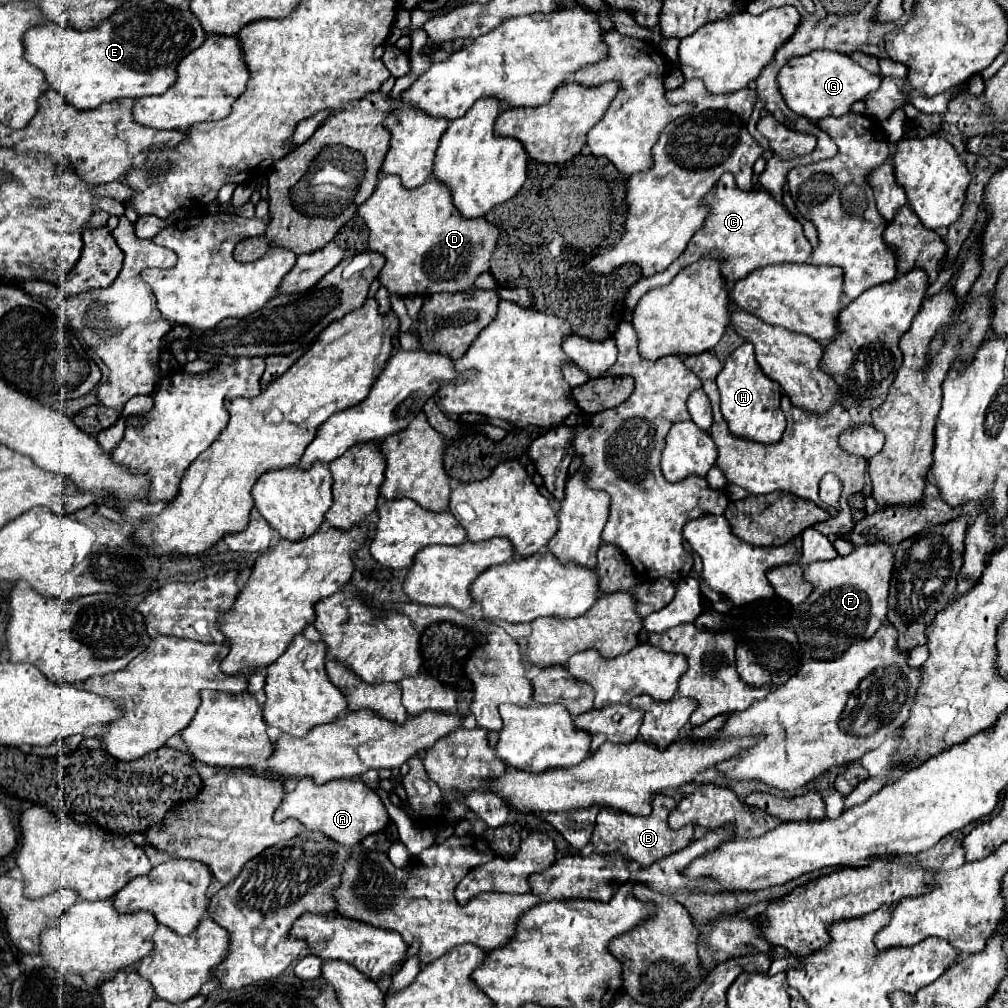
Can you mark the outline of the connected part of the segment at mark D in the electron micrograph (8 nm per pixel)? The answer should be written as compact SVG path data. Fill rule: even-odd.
M382 177L372 197L358 207L358 215L368 225L368 249L384 255L386 259L378 281L388 289L388 293L394 293L398 297L428 297L442 291L466 291L474 285L474 279L480 273L490 269L490 257L498 239L498 227L486 223L486 219L464 219L454 207L448 187L434 177L430 177L418 189L402 189L398 177Z

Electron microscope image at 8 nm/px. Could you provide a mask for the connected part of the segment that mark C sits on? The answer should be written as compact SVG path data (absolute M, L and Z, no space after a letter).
M724 173L720 181L714 185L710 193L706 193L704 203L708 205L708 215L704 219L702 229L698 229L684 253L664 271L654 277L642 277L638 285L648 285L648 289L668 285L678 271L700 261L700 259L718 259L722 261L720 273L728 283L746 277L750 271L774 263L804 263L812 247L802 233L802 223L778 201L770 197L770 193L762 189L742 191L736 187L734 177Z

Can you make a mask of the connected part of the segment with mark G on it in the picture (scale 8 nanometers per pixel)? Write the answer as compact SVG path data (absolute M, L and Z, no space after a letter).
M814 51L802 57L792 57L776 75L778 89L786 101L786 105L810 119L820 121L822 117L842 117L850 111L850 105L864 99L868 93L880 87L880 77L868 73L848 55L836 51Z

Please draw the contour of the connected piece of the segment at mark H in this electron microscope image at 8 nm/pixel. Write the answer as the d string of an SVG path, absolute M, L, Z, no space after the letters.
M742 343L724 363L724 369L718 373L718 391L722 397L720 411L732 435L758 441L758 443L776 443L780 441L786 419L780 409L780 385L768 379L754 359L754 347L750 343Z

